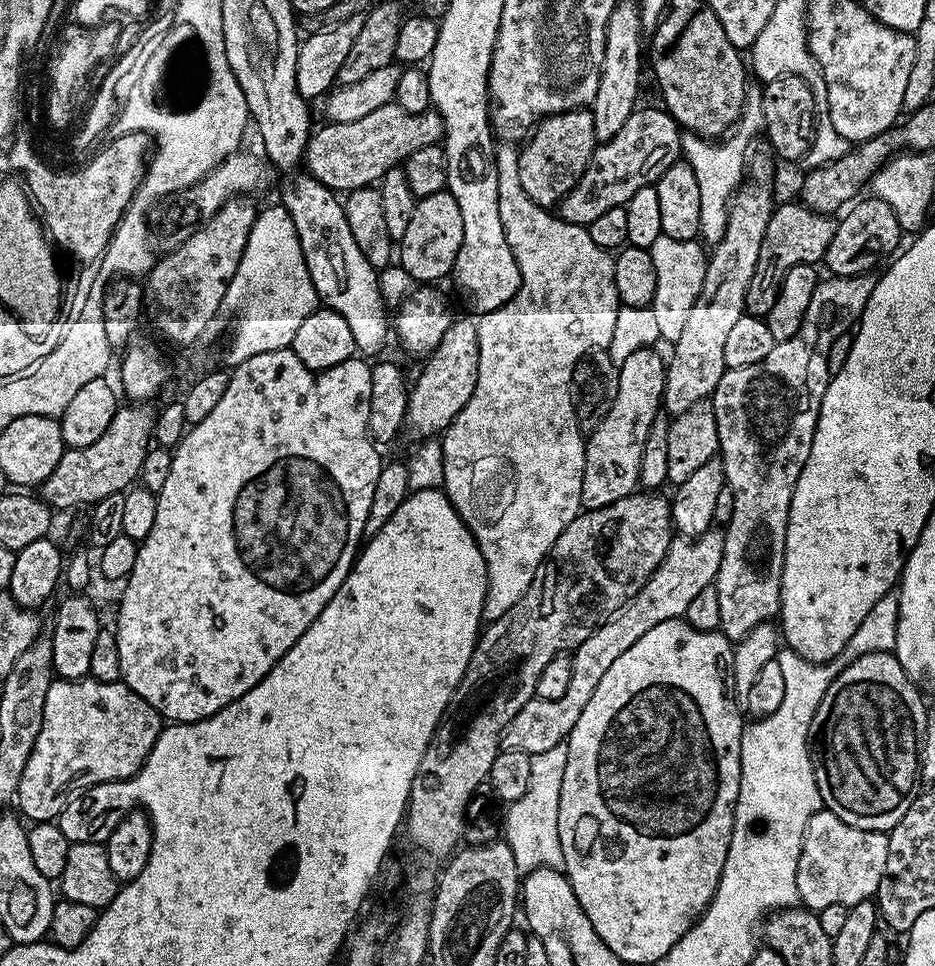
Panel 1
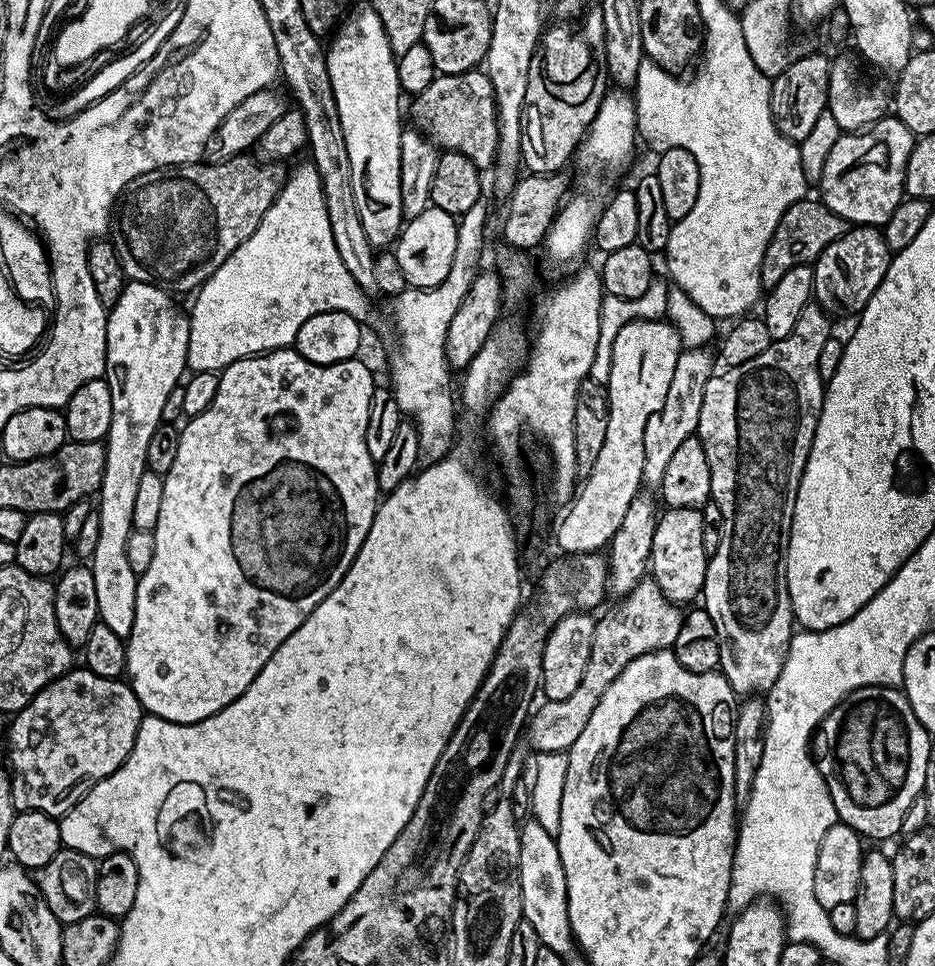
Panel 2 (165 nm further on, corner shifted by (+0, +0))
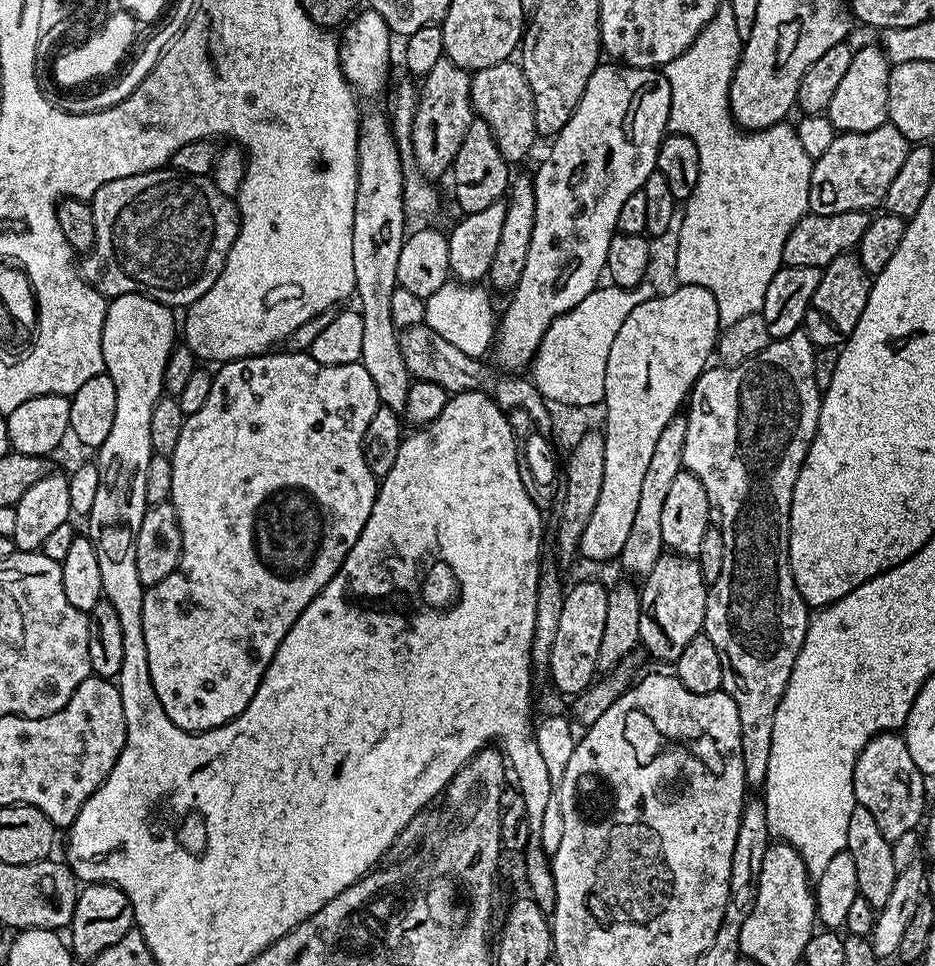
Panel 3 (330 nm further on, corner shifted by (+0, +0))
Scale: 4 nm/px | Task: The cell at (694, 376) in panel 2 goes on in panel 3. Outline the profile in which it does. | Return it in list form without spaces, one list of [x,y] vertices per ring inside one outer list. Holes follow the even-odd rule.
[[[677,414],[672,421],[662,430],[654,446],[654,455],[650,457],[650,466],[646,469],[646,478],[642,478],[642,491],[638,497],[638,511],[634,514],[634,523],[630,526],[630,534],[618,557],[618,564],[621,564],[628,572],[633,572],[637,578],[643,578],[654,570],[654,562],[658,562],[660,556],[665,555],[666,549],[662,542],[662,509],[666,502],[670,486],[674,478],[684,468],[682,458],[682,446],[686,442],[686,419],[683,415]]]

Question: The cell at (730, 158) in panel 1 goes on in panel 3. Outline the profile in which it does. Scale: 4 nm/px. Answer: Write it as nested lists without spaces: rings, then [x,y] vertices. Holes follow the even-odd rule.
[[[724,2],[721,3],[720,9],[714,14],[714,18],[710,18],[710,22],[700,31],[698,38],[694,38],[694,42],[688,49],[682,54],[678,54],[678,58],[674,58],[674,62],[665,64],[662,71],[664,77],[670,82],[670,114],[668,115],[668,132],[690,138],[694,142],[694,146],[698,146],[698,186],[694,186],[694,194],[689,198],[682,208],[682,215],[678,220],[678,228],[680,224],[680,233],[676,236],[676,276],[677,281],[680,284],[689,284],[690,286],[702,286],[706,290],[710,290],[710,294],[714,294],[714,298],[718,302],[718,318],[720,319],[721,329],[726,326],[734,326],[734,322],[738,322],[741,318],[746,318],[749,314],[754,314],[755,312],[763,313],[764,303],[766,302],[766,286],[770,286],[770,282],[774,278],[774,274],[782,267],[784,264],[784,247],[786,246],[786,238],[790,238],[790,230],[794,230],[794,226],[798,221],[800,221],[803,216],[809,215],[810,209],[808,207],[808,199],[810,198],[810,178],[812,177],[812,166],[814,163],[814,158],[810,154],[806,154],[806,150],[802,150],[802,142],[798,142],[798,134],[796,133],[795,127],[791,123],[781,122],[770,126],[769,128],[762,128],[759,130],[745,130],[736,123],[736,119],[732,117],[732,107],[728,101],[728,95],[730,94],[730,86],[732,85],[732,75],[736,73],[736,67],[740,61],[740,54],[742,51],[742,37],[738,34],[738,21],[734,18],[734,10],[732,9],[731,3]]]

